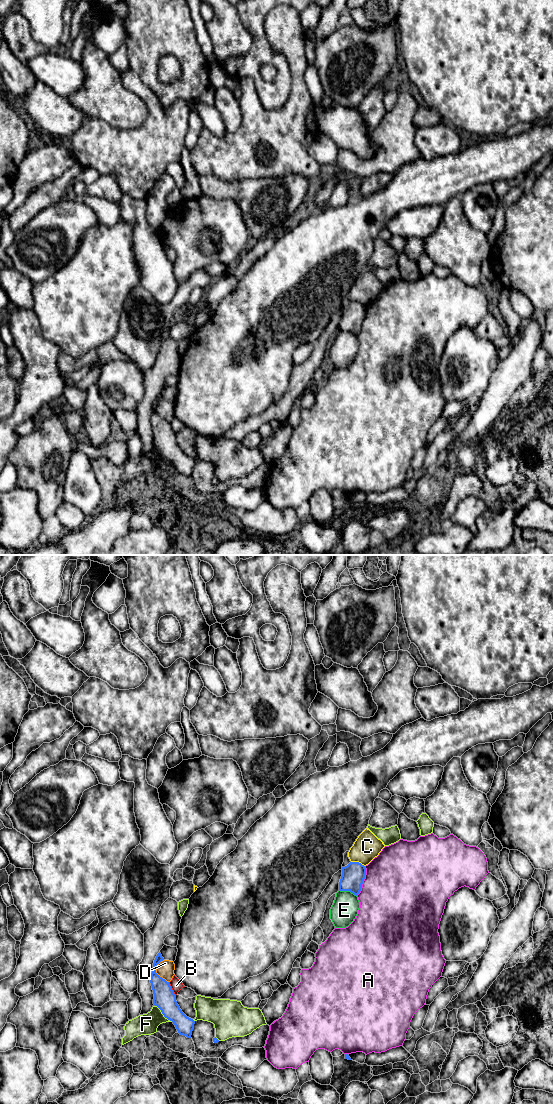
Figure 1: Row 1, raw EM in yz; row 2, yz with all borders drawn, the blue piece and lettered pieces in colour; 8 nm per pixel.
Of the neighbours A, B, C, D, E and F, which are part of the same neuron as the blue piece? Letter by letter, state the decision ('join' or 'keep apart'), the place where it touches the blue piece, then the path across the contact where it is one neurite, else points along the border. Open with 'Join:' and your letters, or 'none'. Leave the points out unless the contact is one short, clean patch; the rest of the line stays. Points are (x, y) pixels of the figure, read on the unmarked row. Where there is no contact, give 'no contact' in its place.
Join: none
A: keep apart; contact yz (363, 320)
B: keep apart; contact yz (171, 429); border yz (168, 422), (175, 435)
C: keep apart; contact yz (358, 302)
D: keep apart; contact yz (155, 412); border yz (163, 399), (158, 404), (156, 412), (168, 422)
E: keep apart; contact yz (348, 330)
F: keep apart; contact yz (163, 454)

